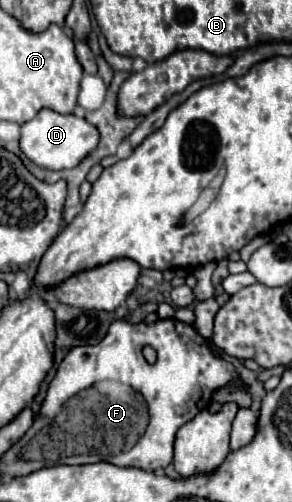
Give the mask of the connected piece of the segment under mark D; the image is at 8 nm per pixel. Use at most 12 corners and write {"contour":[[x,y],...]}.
{"contour":[[39,114],[21,152],[47,170],[75,168],[99,142],[85,118]]}

